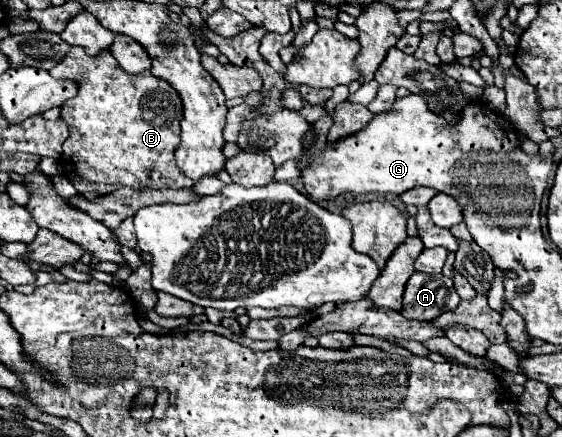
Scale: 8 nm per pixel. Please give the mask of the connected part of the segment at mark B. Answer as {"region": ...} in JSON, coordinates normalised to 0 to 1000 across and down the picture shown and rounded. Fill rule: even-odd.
{"region":[[[126,110],[126,119],[91,160],[98,178],[130,183],[141,197],[141,215],[109,243],[109,275],[123,288],[123,316],[112,325],[109,398],[133,426],[133,435],[165,458],[215,426],[240,435],[258,430],[340,430],[343,416],[315,384],[311,339],[319,330],[319,279],[326,265],[326,238],[319,215],[290,183],[276,178],[265,160],[251,169],[226,169],[194,119],[169,133],[155,128],[148,110]]]}

